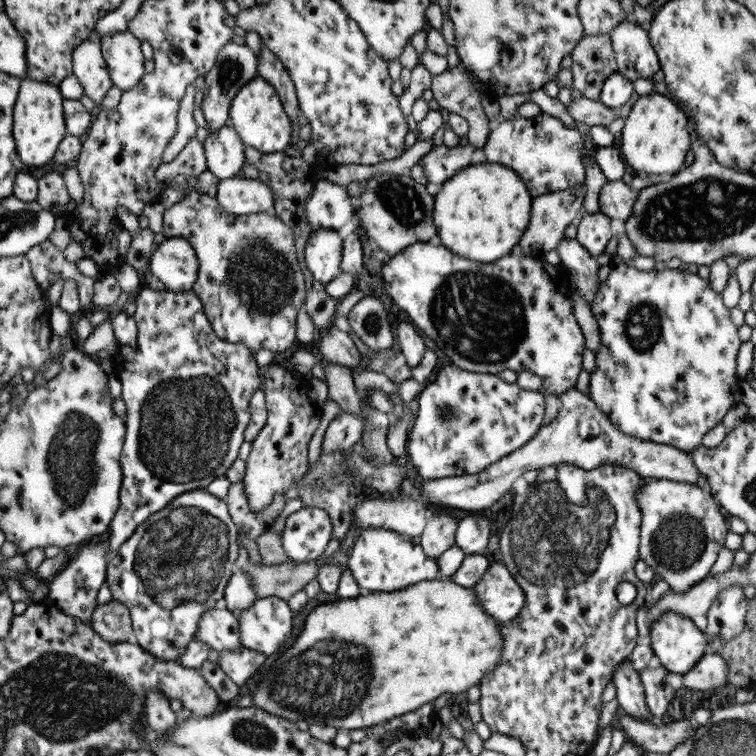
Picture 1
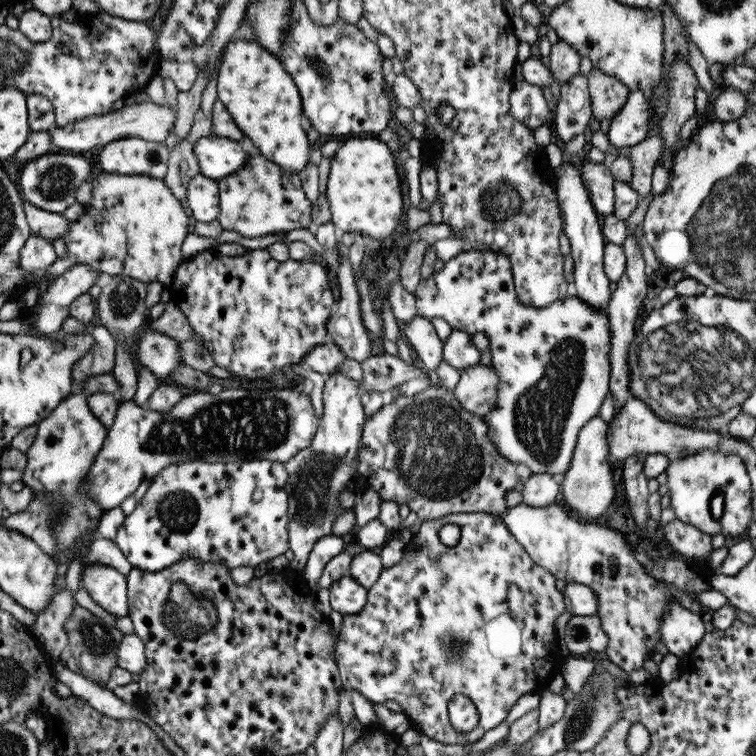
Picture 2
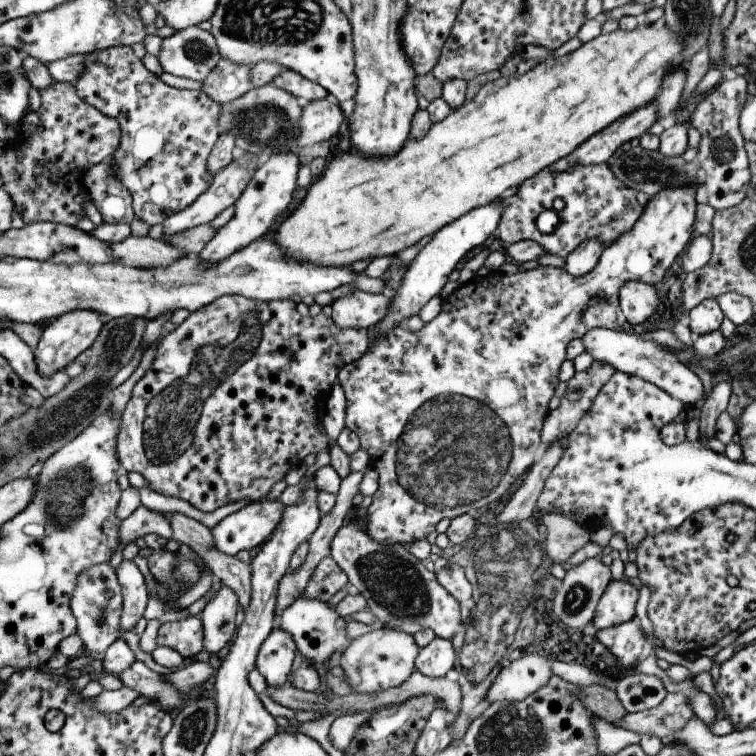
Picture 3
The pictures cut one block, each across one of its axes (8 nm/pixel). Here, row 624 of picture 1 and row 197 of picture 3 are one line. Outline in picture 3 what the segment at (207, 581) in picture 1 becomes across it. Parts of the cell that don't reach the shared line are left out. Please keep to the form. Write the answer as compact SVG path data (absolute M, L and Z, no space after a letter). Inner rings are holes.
M109 47L102 51L93 51L84 56L84 67L79 73L79 76L74 80L73 88L76 95L80 97L85 104L96 108L105 116L111 117L117 121L120 130L120 143L117 145L116 151L112 154L112 169L113 174L119 179L119 182L125 186L130 192L132 198L132 209L134 216L143 222L153 226L153 224L161 224L170 214L179 212L181 209L189 206L205 189L208 188L211 177L206 173L205 163L207 155L211 147L215 144L217 137L220 135L216 120L220 111L220 105L212 101L207 95L204 95L200 90L176 89L165 85L159 77L149 73L141 59L135 57L131 47Z

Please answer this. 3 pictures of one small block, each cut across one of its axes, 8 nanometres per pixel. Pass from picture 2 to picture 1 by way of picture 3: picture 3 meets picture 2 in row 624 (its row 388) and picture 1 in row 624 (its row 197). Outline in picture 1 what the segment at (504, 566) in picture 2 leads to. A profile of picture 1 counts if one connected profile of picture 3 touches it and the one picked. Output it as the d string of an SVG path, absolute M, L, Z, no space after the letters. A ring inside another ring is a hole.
M663 612L659 619L649 626L650 647L652 654L659 658L661 666L675 674L689 672L700 656L707 652L707 638L699 631L693 621L677 612Z

